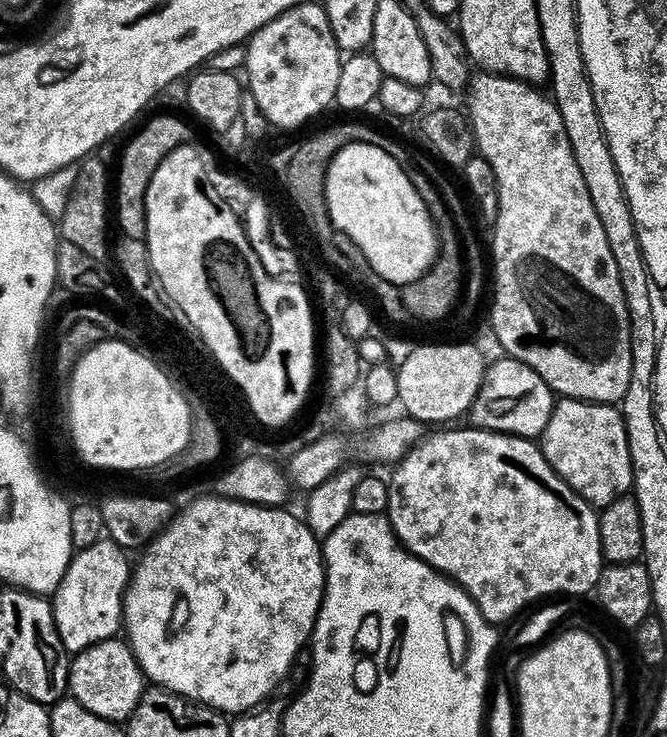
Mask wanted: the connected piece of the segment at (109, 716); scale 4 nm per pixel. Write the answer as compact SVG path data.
M120 638L103 640L101 644L95 644L79 653L73 660L76 661L72 664L72 673L67 673L66 676L71 699L77 700L82 707L90 710L90 714L103 720L130 720L134 710L140 705L140 699L144 697L146 677L127 643Z

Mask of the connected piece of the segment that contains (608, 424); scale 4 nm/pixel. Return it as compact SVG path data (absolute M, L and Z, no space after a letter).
M561 399L552 409L552 417L544 430L550 436L539 437L538 443L544 457L558 475L571 486L583 500L593 506L607 506L621 494L633 487L632 459L628 449L628 437L618 430L623 429L624 418L619 407L610 404L590 404L582 400Z

